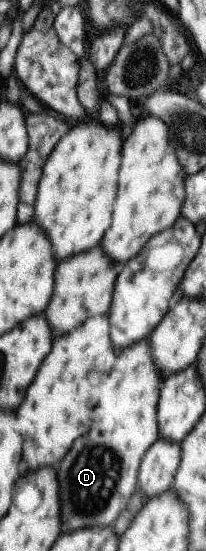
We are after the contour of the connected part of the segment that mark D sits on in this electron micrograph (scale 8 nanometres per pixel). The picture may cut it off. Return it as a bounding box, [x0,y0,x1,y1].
[58,340,165,532]

